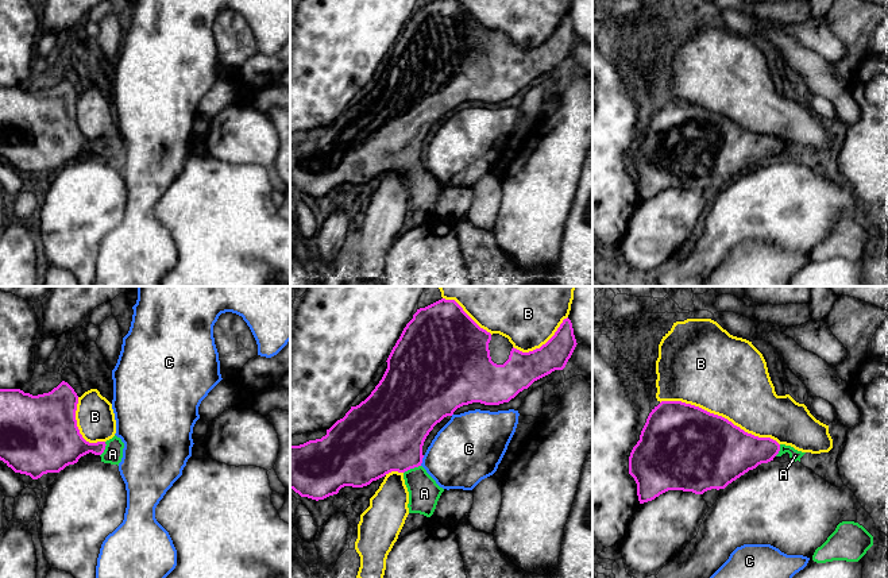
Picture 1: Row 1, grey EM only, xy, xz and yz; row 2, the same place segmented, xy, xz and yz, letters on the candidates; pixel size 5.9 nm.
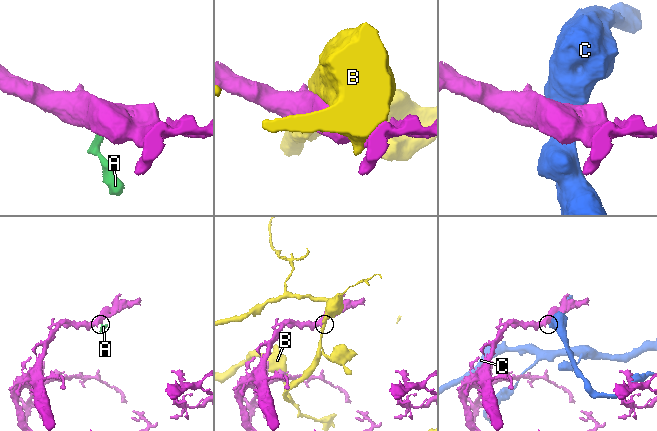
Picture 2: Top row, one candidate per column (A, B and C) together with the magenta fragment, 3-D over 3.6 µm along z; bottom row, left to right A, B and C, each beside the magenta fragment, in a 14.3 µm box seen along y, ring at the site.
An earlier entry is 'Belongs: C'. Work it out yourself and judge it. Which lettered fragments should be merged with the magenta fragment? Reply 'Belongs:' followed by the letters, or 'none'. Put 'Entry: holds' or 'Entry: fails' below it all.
Belongs: A
Entry: fails

